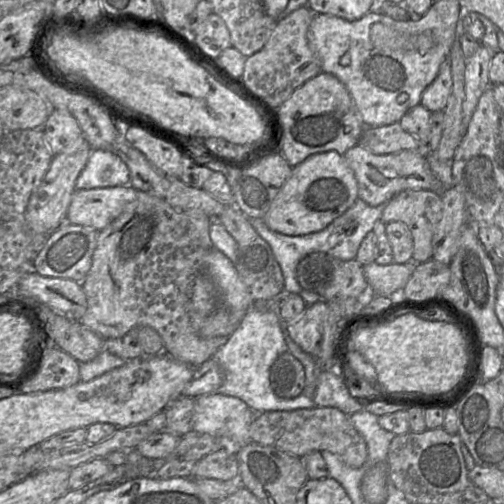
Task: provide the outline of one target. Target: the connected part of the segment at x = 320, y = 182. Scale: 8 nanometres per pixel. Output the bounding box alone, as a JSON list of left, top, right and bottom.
[263,150,358,236]

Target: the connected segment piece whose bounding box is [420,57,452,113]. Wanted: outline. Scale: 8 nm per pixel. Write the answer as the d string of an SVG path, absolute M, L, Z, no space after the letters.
M449 57L441 64L439 73L427 86L420 104L428 111L444 111L452 88L451 63Z

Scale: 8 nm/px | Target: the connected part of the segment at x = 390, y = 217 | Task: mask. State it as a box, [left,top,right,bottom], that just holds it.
[381,190,441,263]

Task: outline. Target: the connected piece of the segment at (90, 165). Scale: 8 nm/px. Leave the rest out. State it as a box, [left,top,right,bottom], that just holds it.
[75,150,130,189]

